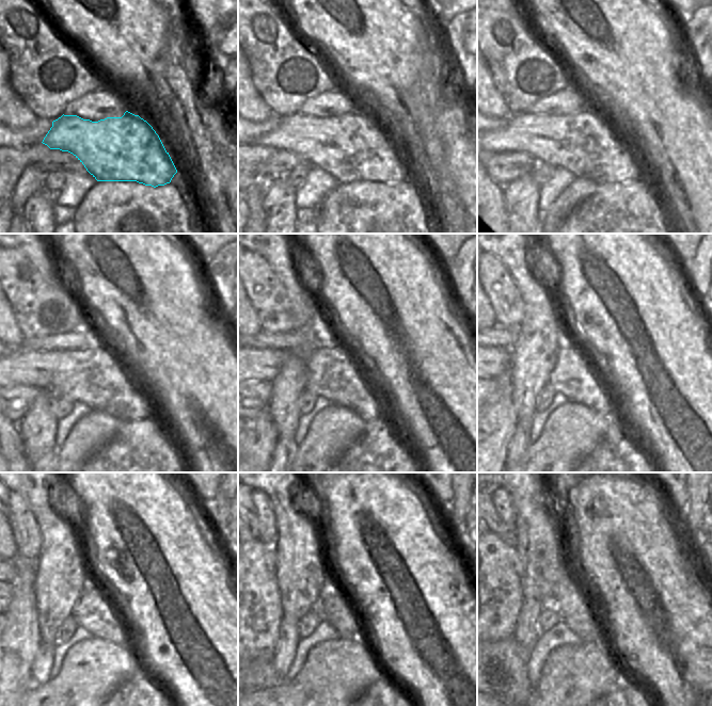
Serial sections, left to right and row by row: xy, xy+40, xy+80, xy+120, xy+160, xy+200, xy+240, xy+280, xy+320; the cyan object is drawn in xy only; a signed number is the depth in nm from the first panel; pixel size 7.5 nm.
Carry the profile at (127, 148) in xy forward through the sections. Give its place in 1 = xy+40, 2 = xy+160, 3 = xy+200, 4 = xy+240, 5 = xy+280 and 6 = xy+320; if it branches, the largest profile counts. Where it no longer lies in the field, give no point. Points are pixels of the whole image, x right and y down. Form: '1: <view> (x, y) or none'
1: xy+40 (353, 147)
2: xy+160 (331, 372)
3: xy+200 (572, 376)
4: xy+240 (92, 611)
5: xy+280 (336, 611)
6: xy+320 (569, 618)

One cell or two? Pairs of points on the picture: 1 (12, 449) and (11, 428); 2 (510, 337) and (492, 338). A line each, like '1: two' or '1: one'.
1: one
2: one

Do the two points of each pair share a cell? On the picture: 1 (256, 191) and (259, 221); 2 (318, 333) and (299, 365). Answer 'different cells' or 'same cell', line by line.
1: same cell
2: different cells

